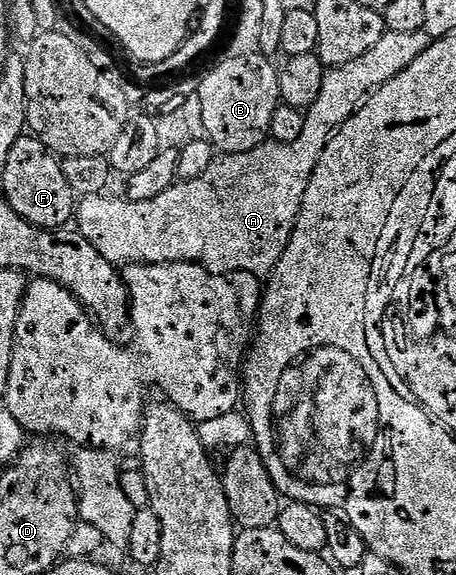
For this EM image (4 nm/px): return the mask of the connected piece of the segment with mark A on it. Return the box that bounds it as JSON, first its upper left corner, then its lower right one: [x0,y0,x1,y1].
[75,30,430,277]

